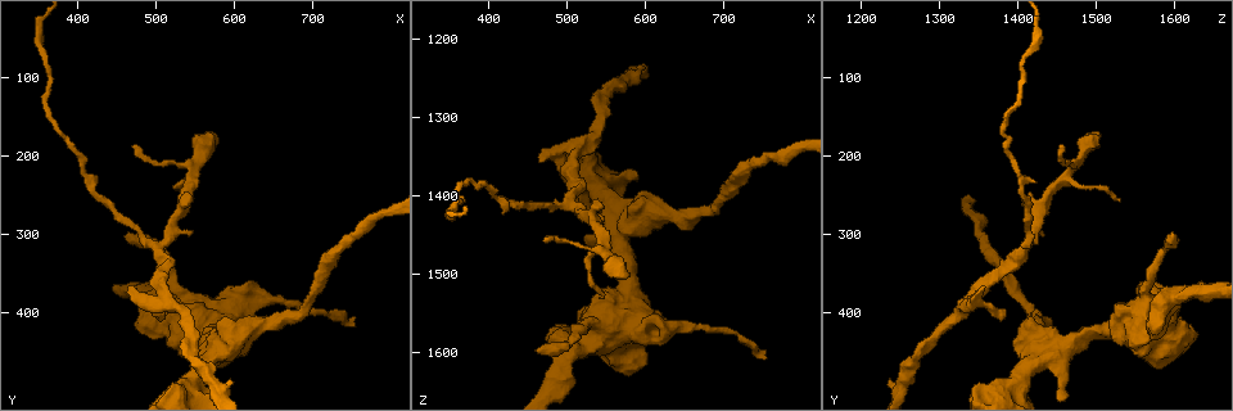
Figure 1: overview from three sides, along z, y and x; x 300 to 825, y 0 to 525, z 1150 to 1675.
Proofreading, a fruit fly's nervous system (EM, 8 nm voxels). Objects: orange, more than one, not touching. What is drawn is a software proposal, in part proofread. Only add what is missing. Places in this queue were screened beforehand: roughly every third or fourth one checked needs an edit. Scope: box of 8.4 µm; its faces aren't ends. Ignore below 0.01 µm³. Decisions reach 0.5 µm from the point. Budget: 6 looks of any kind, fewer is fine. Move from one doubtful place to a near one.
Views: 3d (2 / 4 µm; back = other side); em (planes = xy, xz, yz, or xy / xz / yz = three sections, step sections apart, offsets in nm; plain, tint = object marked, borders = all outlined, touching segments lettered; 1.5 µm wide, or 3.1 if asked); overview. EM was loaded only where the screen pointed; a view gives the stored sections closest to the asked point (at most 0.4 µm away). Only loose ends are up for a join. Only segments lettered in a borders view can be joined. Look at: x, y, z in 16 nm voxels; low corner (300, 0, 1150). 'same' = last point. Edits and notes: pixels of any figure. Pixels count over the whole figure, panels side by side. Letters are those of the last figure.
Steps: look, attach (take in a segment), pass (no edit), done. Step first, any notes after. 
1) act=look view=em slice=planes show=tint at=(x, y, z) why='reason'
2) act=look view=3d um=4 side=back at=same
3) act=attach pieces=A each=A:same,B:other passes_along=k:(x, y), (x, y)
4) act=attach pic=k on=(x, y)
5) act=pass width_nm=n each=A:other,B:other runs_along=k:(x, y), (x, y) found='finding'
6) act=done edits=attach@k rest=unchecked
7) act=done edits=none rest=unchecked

act=look view=em slice=xy step=4 show=borders at=(470, 185, 1455) why='an open end'

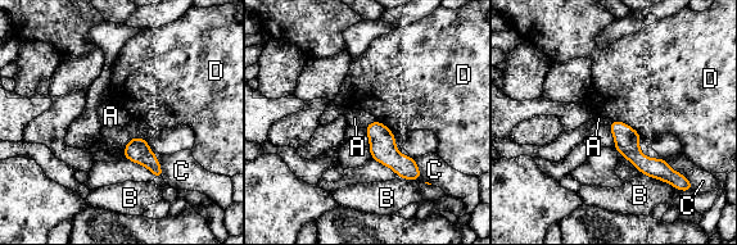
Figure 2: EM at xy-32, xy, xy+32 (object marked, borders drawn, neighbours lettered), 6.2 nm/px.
act=pass longest_contact=B:200nm each=A:other,B:other,C:other,D:other found='none of them fits'

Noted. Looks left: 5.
act=look view=3d um=4 at=(550, 295, 1430) why='free end'

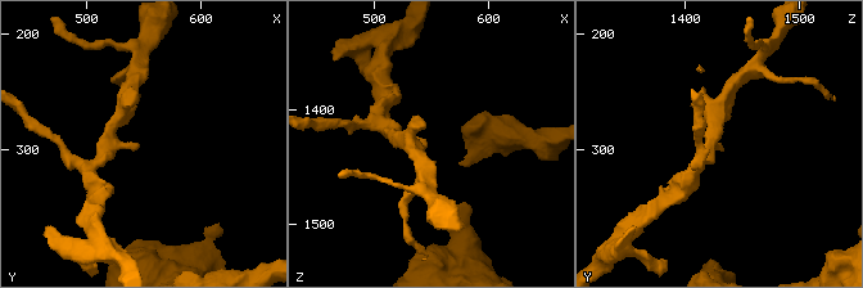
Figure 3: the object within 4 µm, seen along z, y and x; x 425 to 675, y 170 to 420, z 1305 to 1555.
act=look view=em slice=planes show=tint at=(548, 294, 1432) arm_widths_nm=180,200

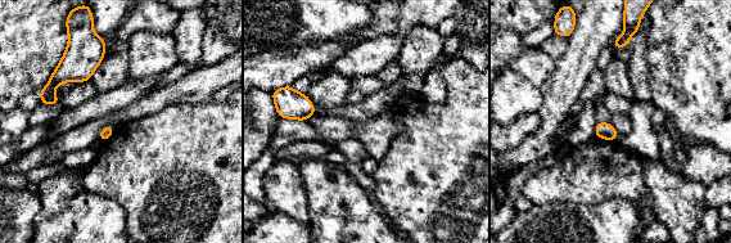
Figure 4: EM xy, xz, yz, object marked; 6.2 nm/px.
act=look view=em slice=planes show=borders at=same why='see the neighbours'

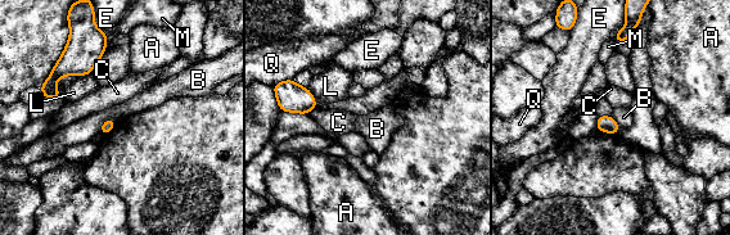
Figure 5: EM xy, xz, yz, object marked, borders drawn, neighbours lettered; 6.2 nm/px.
act=pass each=A:other,B:other,C:other,E:other,L:other,M:other,Q:other border=5:(117, 121), (106, 120), (99, 134) found='no lettered segment goes on from it'

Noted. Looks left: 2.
act=look view=3d um=2 side=back at=(755, 410, 1610) why='long arm stops here'

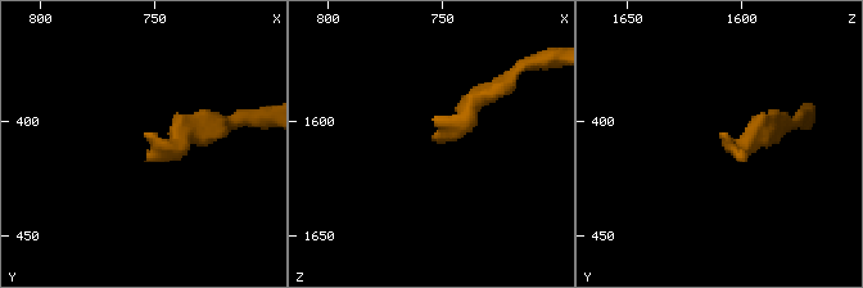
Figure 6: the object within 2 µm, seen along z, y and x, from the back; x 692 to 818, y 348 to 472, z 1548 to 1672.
act=look view=em slice=xy step=4 show=borders at=(754, 406, 1608) why='shape alone is not enough'

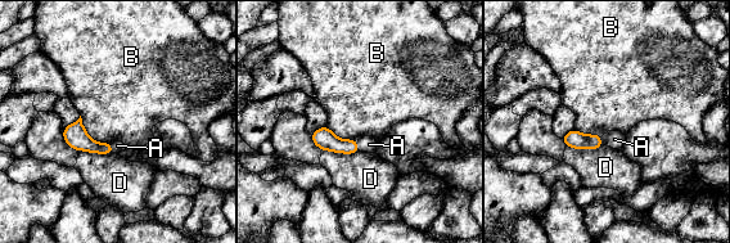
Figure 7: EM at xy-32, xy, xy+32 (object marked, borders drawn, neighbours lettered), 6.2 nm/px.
act=attach pieces=A each=A:same,B:other,D:other passes_along=7:(323, 138), (359, 145), (369, 144) found='it goes on there'

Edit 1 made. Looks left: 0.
act=done edits=attach@7 rest=unchecked

